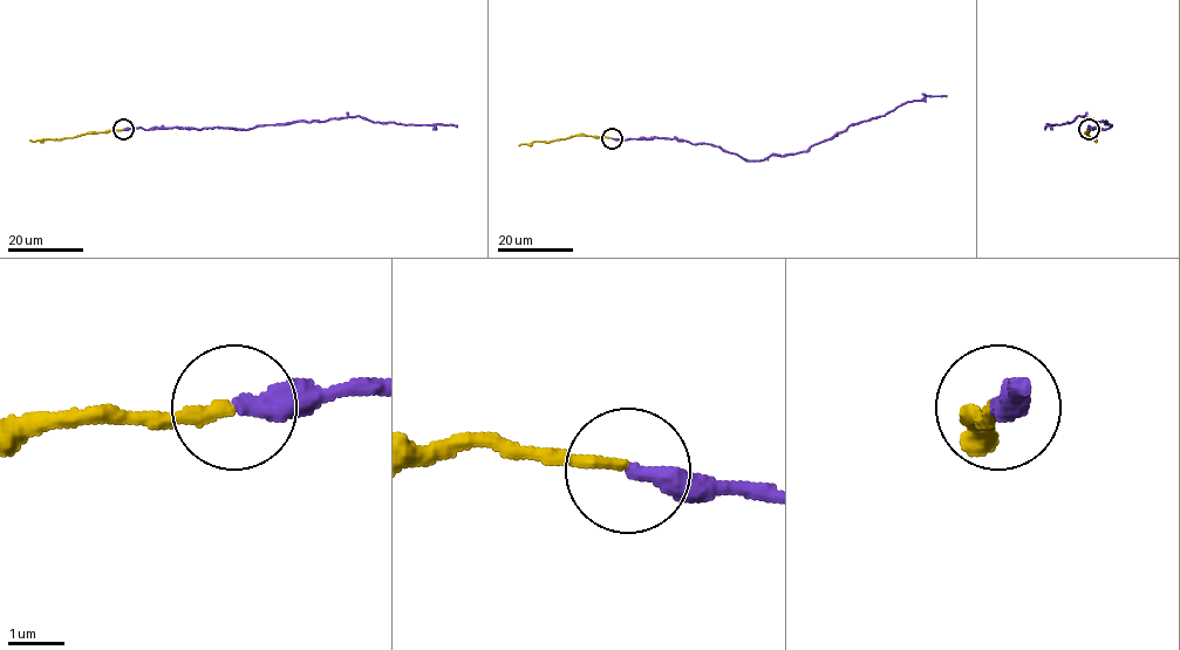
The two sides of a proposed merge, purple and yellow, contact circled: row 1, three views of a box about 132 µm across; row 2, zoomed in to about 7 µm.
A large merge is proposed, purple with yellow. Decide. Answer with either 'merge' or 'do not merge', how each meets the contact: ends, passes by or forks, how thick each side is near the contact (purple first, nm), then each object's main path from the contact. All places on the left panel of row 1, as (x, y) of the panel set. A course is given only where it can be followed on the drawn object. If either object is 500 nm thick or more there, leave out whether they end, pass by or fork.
merge; purple ends; yellow ends; calibres 360 and 240 nm; course purple (123, 129), (249, 129), (359, 116), (374, 122), (457, 128); course yellow (123, 129), (58, 139), (29, 139)

